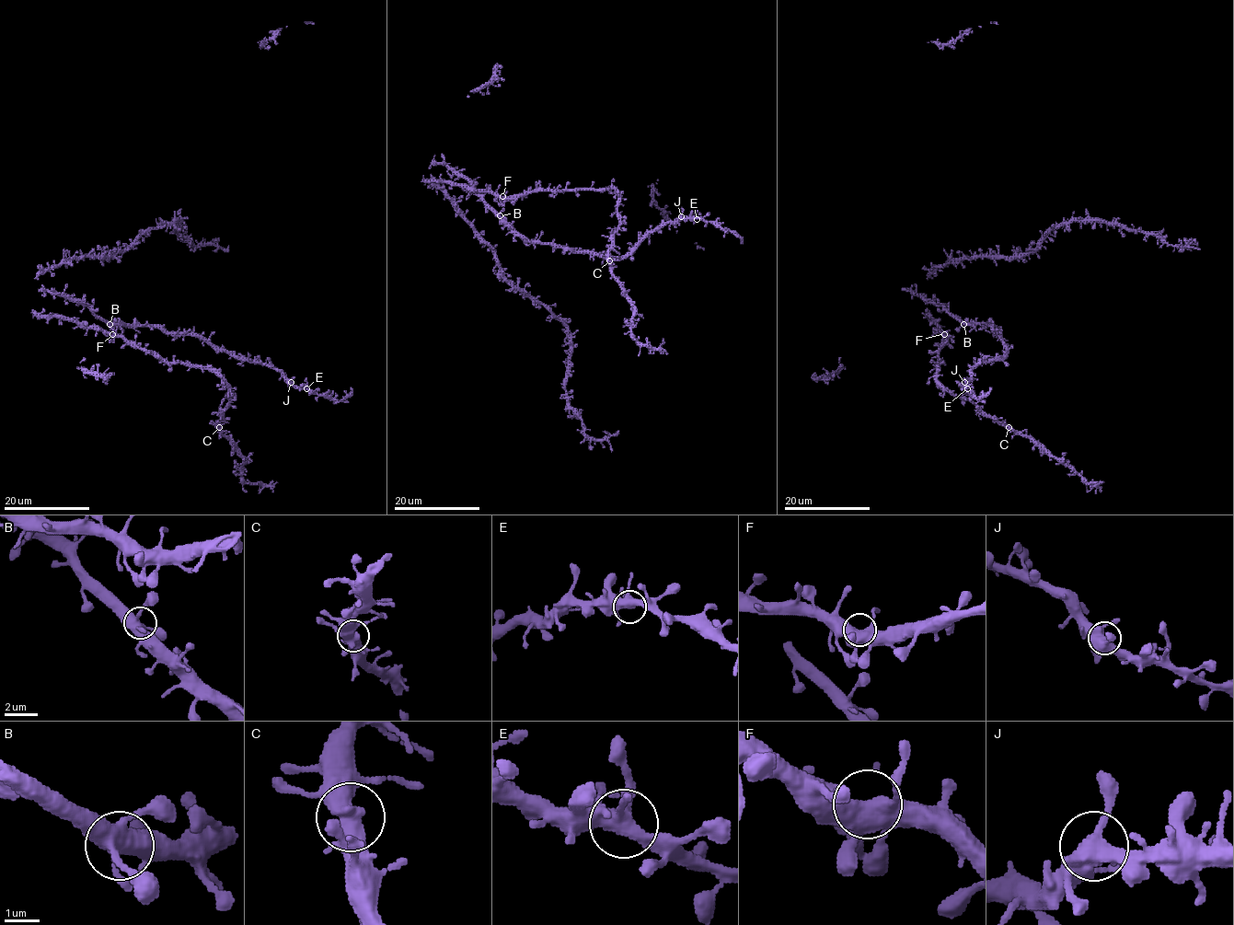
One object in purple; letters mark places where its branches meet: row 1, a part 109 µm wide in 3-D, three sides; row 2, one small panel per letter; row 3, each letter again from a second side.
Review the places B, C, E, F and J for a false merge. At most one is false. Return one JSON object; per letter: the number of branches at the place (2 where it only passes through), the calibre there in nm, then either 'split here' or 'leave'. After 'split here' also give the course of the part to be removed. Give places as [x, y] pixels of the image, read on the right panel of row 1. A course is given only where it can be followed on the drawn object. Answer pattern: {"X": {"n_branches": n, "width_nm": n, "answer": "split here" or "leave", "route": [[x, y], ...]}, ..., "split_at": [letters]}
{"B": {"n_branches": 5, "width_nm": 440, "answer": "leave"}, "C": {"n_branches": 5, "width_nm": 460, "answer": "leave"}, "E": {"n_branches": 5, "width_nm": 440, "answer": "leave"}, "F": {"n_branches": 4, "width_nm": 500, "answer": "leave"}, "J": {"n_branches": 5, "width_nm": 500, "answer": "leave"}, "split_at": []}

